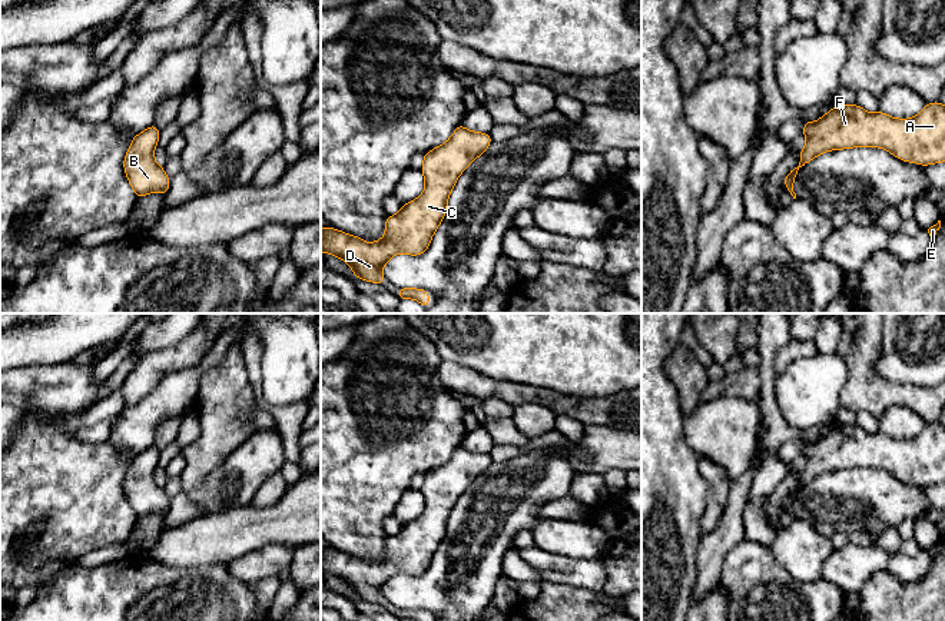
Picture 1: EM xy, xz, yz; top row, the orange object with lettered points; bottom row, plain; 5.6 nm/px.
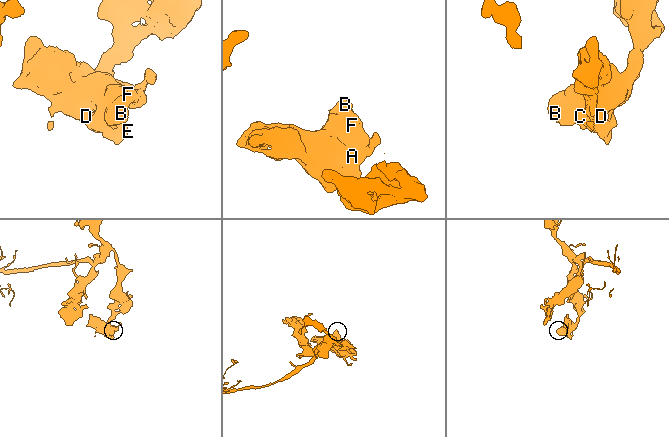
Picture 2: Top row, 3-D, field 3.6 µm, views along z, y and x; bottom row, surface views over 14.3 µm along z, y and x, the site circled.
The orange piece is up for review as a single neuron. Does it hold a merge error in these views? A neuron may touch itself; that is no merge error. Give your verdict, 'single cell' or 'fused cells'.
single cell

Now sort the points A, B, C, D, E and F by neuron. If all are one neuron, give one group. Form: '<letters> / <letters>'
A B C D E F

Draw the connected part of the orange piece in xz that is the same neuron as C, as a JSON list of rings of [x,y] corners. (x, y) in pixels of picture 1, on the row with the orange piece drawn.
[[[458,124],[441,146],[424,155],[420,169],[425,177],[424,192],[401,210],[387,217],[385,236],[367,243],[335,228],[321,229],[321,252],[345,260],[358,279],[381,285],[382,268],[398,253],[424,253],[442,222],[448,196],[460,175],[491,145],[490,133],[478,133]]]

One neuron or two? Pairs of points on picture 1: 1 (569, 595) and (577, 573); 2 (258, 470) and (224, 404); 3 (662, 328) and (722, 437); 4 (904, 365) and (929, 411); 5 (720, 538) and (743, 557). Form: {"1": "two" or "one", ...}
{"1": "two", "2": "two", "3": "two", "4": "two", "5": "two"}

